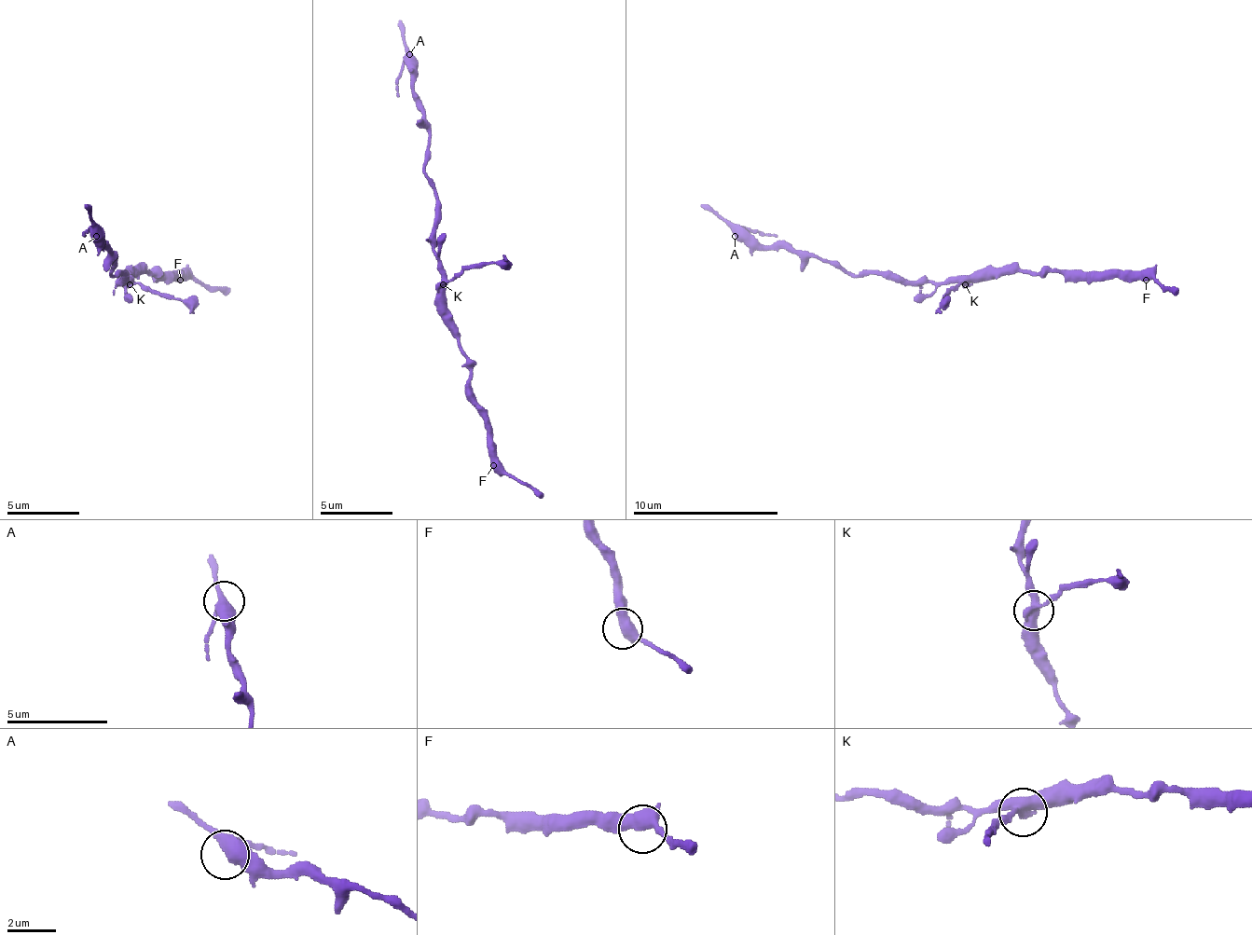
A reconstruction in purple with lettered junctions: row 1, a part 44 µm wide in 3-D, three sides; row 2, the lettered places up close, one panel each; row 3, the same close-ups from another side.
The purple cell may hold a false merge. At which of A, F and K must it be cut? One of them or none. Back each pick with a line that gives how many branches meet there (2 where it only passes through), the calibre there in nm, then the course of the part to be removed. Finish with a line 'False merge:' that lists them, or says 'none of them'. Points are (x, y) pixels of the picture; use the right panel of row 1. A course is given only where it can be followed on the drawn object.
K: 3 | 400 nm | (964, 283), (942, 298), (949, 301)
False merge: K

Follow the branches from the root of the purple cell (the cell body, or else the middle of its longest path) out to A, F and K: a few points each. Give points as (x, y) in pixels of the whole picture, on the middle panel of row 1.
A: (442, 261), (434, 251), (434, 185), (424, 174), (428, 119), (413, 90), (413, 58), (409, 54)
F: (442, 261), (446, 312), (457, 345), (471, 371), (471, 404), (486, 421), (486, 447), (493, 465)
K: (442, 261), (442, 283)

